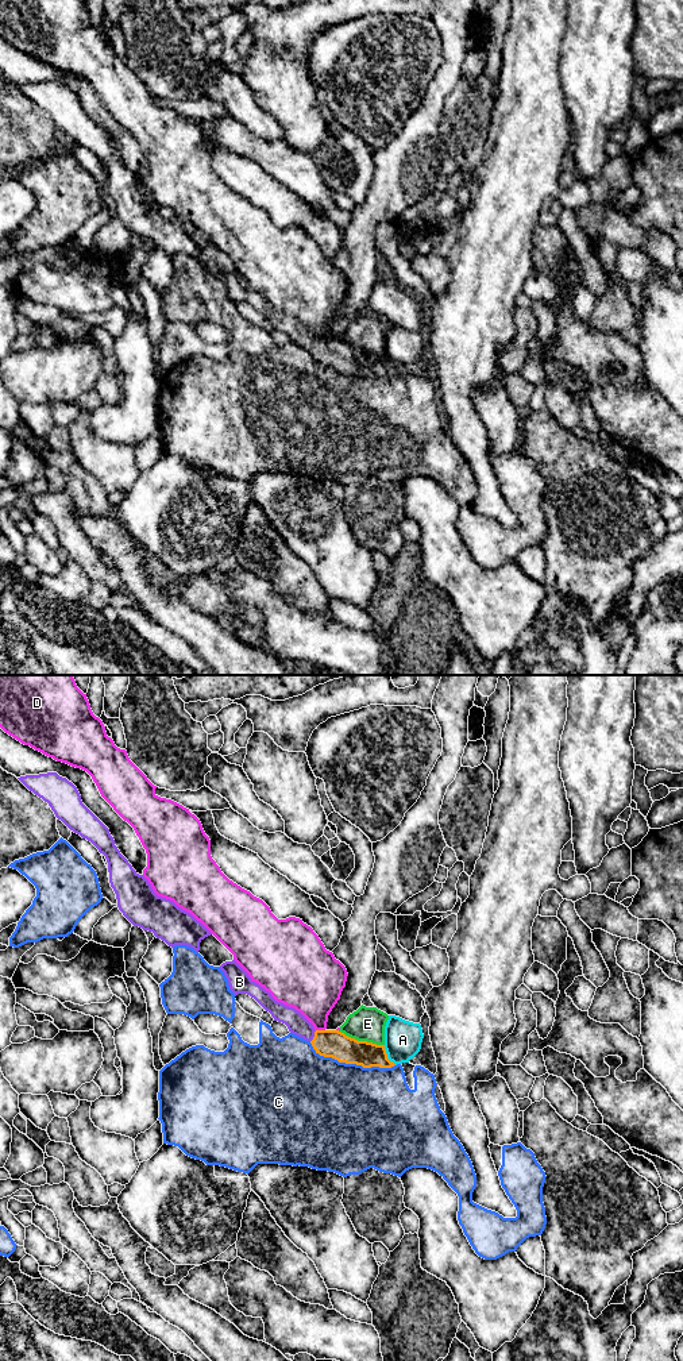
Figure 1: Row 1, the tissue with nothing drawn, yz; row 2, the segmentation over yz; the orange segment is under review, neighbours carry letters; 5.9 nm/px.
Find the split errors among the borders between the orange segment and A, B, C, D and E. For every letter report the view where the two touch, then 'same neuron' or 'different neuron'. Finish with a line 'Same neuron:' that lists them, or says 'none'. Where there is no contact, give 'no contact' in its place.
A: meets orange in yz; different neuron
B: meets orange in yz; same neuron
C: meets orange in yz; different neuron
D: meets orange in yz; different neuron
E: meets orange in yz; different neuron
Same neuron: B

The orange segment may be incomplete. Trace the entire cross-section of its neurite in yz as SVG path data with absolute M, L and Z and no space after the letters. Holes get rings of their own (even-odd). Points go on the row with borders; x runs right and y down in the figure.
M235 959L223 963L220 969L235 995L247 994L254 998L271 1014L274 1021L285 1023L290 1033L309 1041L320 1056L332 1057L339 1063L362 1065L363 1068L391 1068L395 1065L387 1059L385 1045L358 1041L339 1030L316 1030L300 1011L277 1002L269 991L252 982Z

